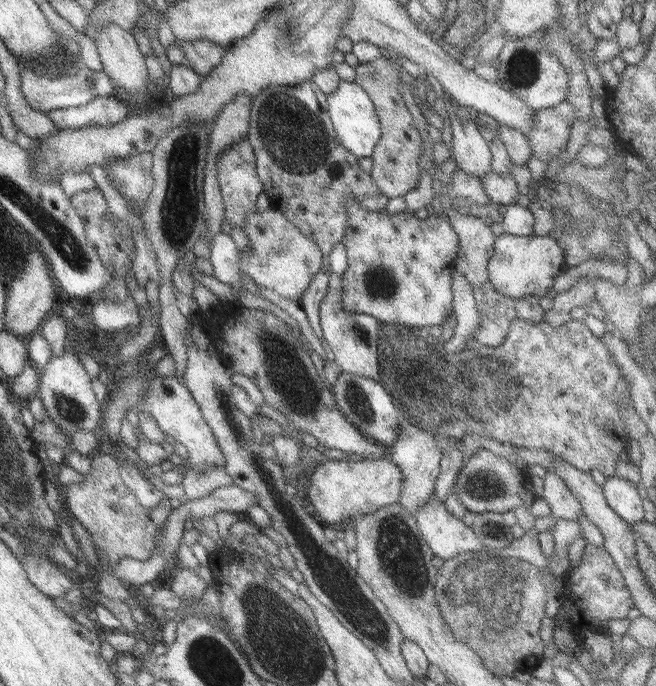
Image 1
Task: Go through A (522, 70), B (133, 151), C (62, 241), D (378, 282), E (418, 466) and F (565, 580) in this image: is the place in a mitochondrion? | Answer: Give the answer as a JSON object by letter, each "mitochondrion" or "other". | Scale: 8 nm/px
{"A":"mitochondrion","B":"other","C":"mitochondrion","D":"mitochondrion","E":"other","F":"other"}

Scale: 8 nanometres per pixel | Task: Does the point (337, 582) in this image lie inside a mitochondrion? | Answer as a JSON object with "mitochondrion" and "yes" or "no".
{"mitochondrion":"yes"}

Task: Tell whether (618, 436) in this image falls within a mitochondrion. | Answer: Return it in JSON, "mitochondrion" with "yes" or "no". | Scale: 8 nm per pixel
{"mitochondrion":"no"}

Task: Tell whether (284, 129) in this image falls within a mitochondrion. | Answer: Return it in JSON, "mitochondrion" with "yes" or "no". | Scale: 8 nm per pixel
{"mitochondrion":"yes"}

